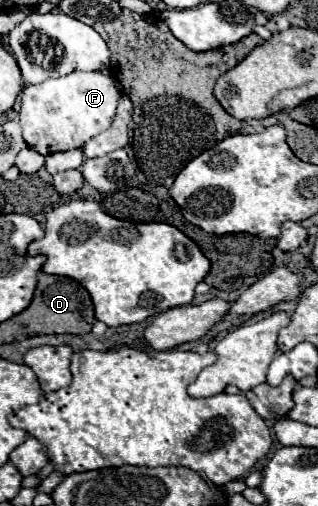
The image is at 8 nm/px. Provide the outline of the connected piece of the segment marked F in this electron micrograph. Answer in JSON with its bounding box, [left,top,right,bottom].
[19,70,121,156]

